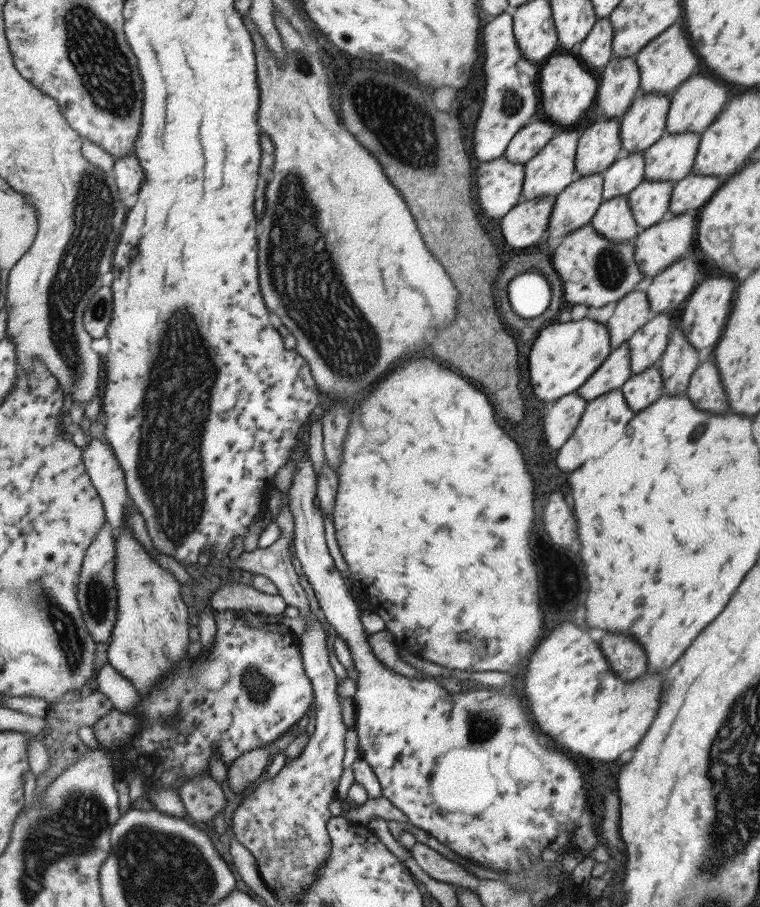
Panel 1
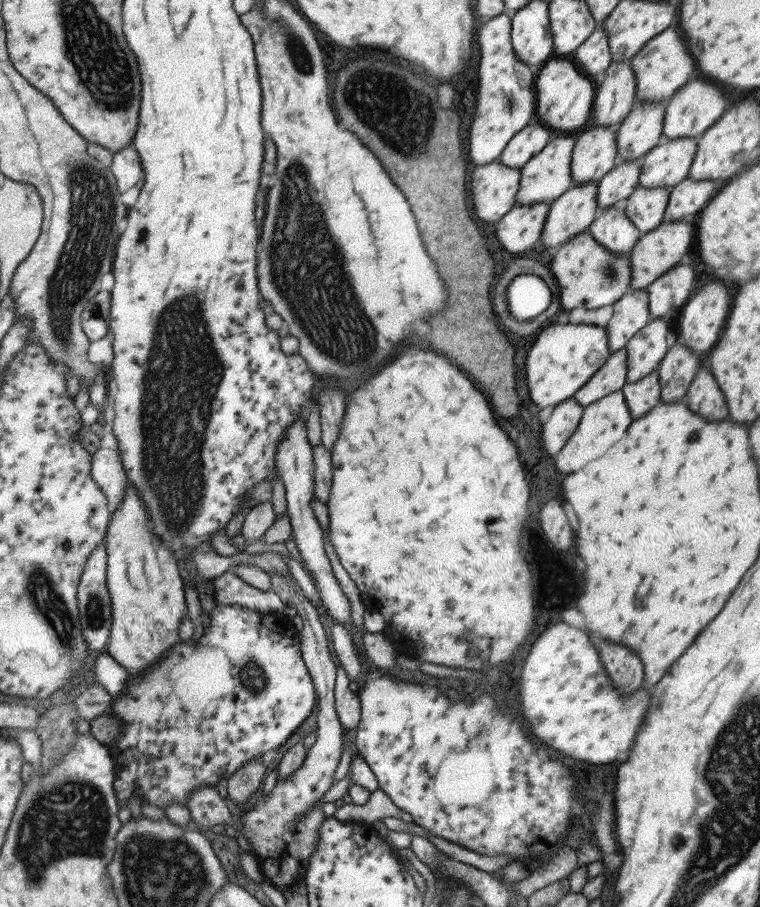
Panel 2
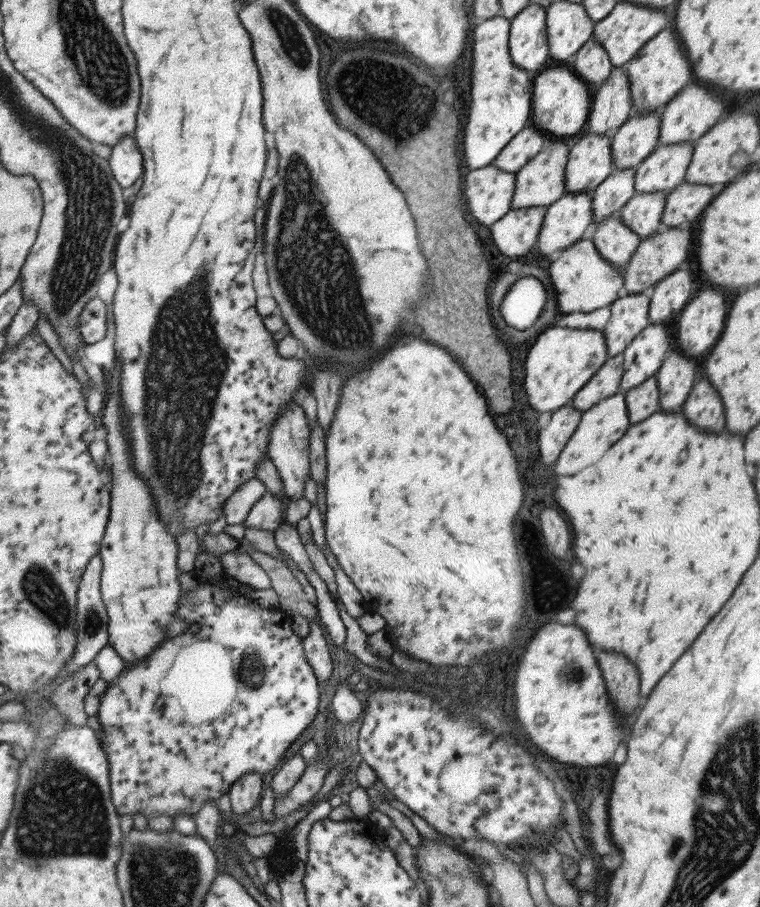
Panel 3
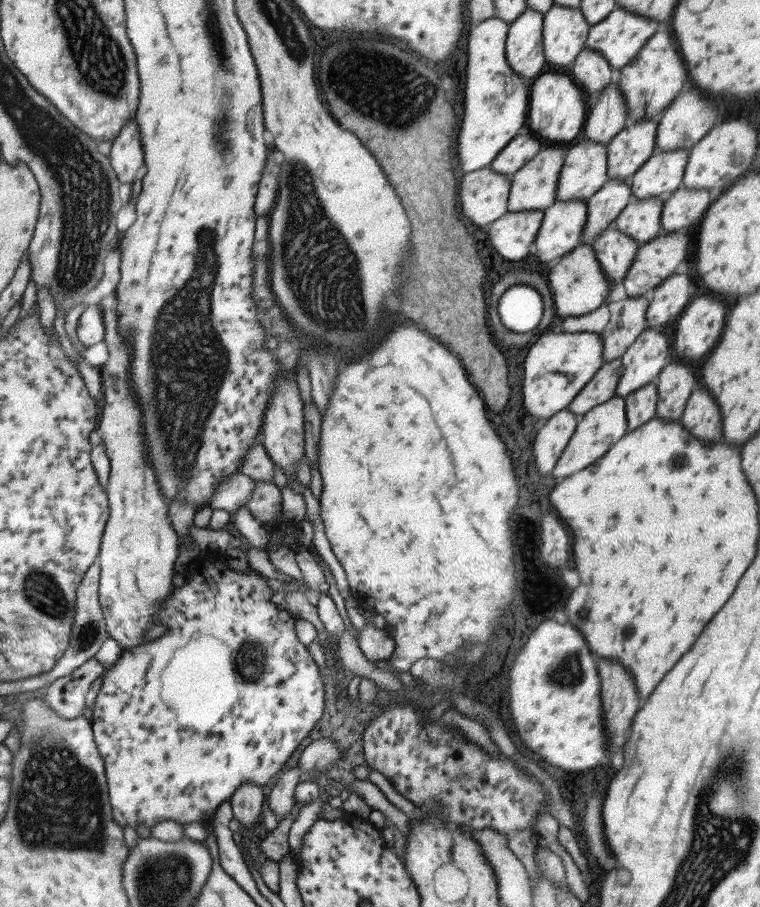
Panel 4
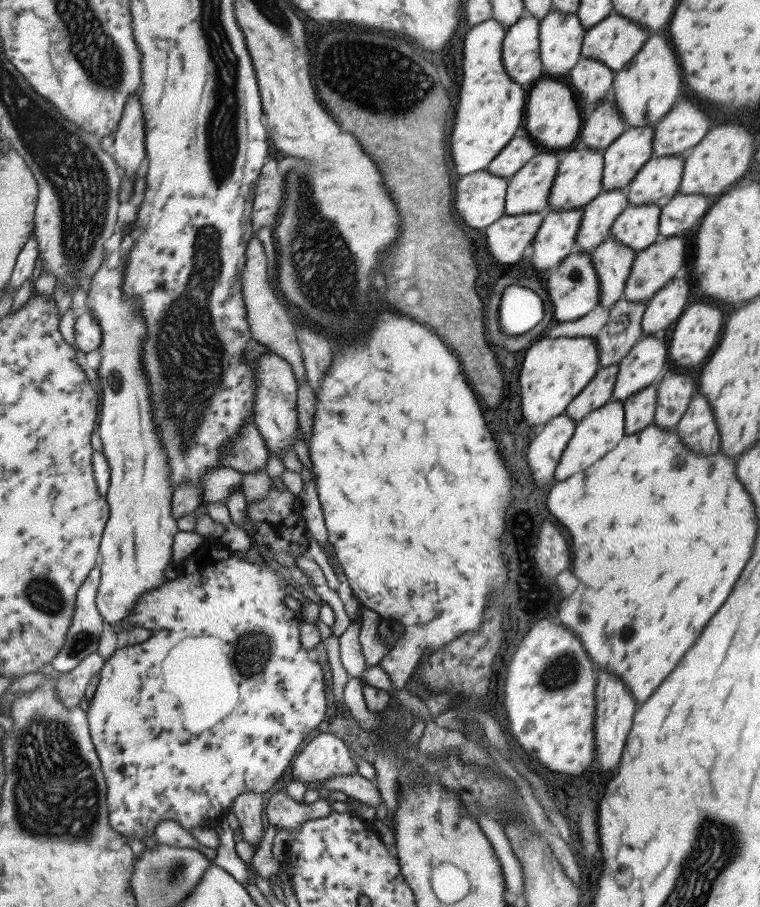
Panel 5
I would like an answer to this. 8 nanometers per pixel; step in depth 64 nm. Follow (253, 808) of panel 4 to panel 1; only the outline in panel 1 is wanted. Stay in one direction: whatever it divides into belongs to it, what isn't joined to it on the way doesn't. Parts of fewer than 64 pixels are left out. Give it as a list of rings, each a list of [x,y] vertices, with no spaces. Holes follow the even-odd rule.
[[[263,746],[238,756],[227,770],[229,789],[239,794],[245,793],[245,790],[253,785],[251,781],[264,773],[268,755],[268,746]]]

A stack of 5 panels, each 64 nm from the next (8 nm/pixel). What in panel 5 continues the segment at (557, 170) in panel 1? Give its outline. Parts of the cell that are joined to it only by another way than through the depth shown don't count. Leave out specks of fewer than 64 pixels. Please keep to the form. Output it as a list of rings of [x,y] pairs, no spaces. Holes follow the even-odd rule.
[[[540,150],[507,178],[504,214],[545,212],[559,160],[555,151]]]

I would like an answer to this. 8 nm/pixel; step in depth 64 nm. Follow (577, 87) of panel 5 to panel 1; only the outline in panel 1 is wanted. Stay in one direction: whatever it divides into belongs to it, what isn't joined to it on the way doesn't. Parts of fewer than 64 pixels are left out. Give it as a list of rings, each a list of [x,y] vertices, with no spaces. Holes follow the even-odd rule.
[[[608,17],[597,18],[591,27],[591,30],[588,32],[588,35],[577,44],[577,47],[573,50],[573,53],[585,67],[595,73],[598,73],[608,63],[610,57],[613,56],[610,45],[611,39],[612,32]]]

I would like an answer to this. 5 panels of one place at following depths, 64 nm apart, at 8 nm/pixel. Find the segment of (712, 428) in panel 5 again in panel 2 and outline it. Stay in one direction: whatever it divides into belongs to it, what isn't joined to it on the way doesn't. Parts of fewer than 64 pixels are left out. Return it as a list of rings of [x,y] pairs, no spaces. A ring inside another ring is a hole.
[[[699,368],[683,398],[686,407],[705,420],[723,420],[727,408],[719,387],[707,368]]]

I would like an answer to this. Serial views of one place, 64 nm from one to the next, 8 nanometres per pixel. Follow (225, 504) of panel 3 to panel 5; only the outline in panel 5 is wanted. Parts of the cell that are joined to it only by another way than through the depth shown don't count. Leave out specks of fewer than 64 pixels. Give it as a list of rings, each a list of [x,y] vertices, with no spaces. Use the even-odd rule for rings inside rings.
[[[205,468],[199,476],[202,487],[202,501],[214,503],[224,500],[235,490],[242,490],[241,473],[233,468]]]

